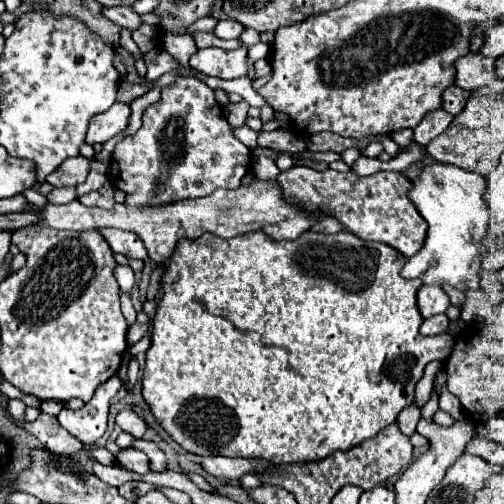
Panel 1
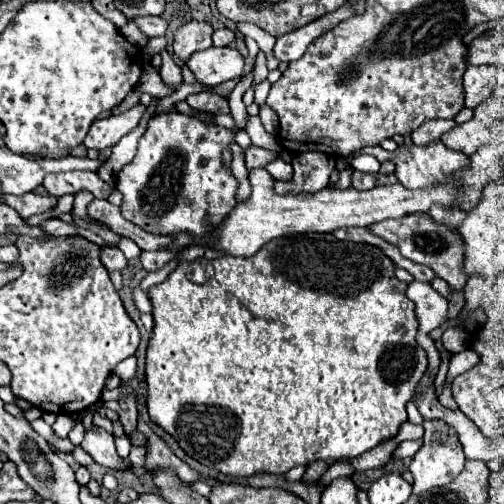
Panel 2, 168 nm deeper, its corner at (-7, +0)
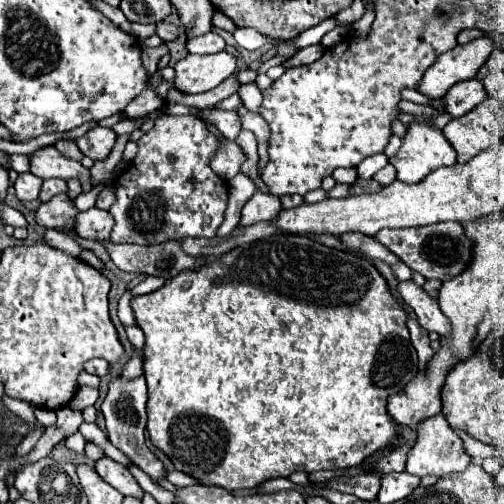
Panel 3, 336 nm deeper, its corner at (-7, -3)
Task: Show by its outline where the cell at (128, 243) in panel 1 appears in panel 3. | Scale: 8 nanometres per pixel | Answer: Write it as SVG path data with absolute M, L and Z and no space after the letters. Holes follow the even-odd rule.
M42 147L36 149L30 155L30 171L42 179L60 177L64 181L68 179L80 179L84 193L90 191L90 171L82 167L82 163L72 161L58 153L56 147Z

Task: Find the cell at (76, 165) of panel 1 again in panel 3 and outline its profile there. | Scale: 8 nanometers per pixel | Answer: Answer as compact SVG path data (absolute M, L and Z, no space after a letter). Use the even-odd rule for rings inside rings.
M46 179L46 181L42 183L42 189L40 189L38 199L44 203L44 201L48 201L48 199L52 199L54 195L64 193L64 191L68 191L64 179Z

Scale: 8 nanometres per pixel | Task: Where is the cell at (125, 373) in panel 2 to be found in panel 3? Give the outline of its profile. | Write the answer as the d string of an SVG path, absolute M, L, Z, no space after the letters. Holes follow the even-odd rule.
M92 359L84 363L84 371L102 377L102 375L108 375L108 363L104 359Z

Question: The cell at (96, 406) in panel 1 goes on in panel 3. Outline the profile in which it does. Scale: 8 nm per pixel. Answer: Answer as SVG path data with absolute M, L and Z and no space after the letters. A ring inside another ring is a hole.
M108 457L98 459L94 467L96 467L98 475L100 475L106 483L110 483L114 489L118 489L122 495L142 499L144 491L142 491L142 487L138 485L138 481L134 479L134 475L132 475L126 467L122 467L120 463L116 463L116 461L108 459Z

